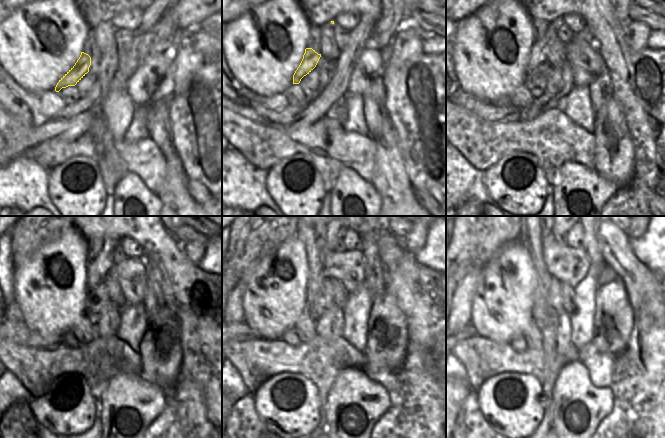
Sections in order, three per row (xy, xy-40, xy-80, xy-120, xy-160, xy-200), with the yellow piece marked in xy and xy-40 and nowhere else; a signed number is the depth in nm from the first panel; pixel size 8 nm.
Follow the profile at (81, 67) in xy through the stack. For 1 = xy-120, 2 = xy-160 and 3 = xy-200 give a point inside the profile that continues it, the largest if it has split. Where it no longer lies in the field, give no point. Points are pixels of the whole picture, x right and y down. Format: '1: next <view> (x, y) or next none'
1: next xy-120 (104, 262)
2: next xy-160 (334, 237)
3: next xy-200 (562, 236)

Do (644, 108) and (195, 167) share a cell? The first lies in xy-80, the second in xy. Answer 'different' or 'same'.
same

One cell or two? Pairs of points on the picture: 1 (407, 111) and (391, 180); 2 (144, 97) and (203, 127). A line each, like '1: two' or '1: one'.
1: two
2: two

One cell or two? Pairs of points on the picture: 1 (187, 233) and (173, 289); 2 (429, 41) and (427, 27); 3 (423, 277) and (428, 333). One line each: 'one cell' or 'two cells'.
1: two cells
2: two cells
3: one cell

